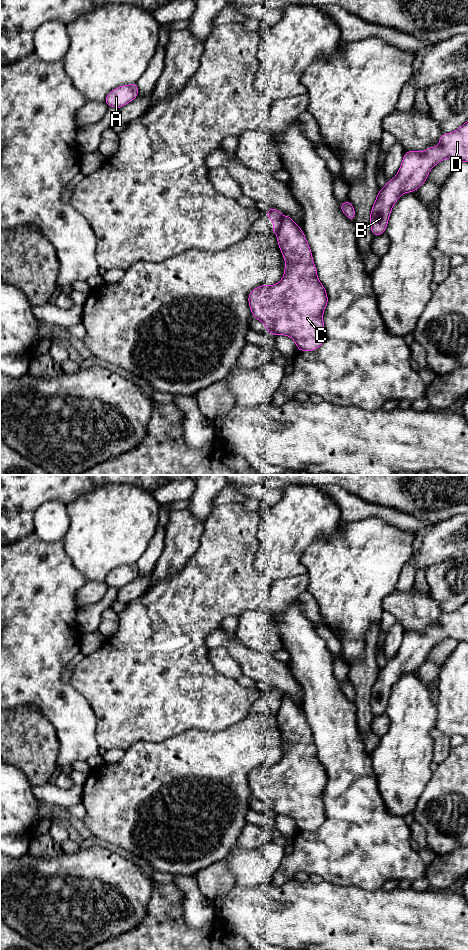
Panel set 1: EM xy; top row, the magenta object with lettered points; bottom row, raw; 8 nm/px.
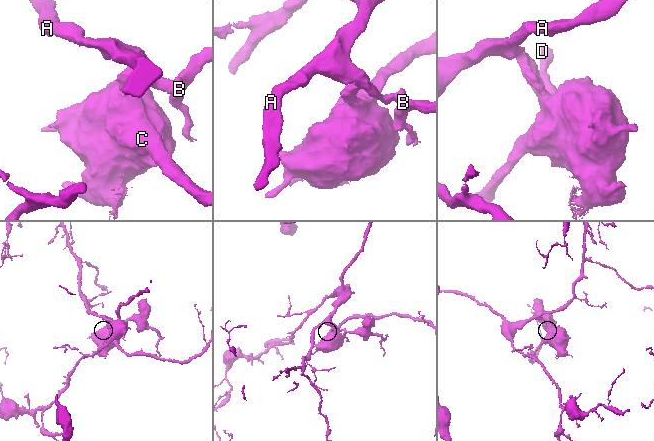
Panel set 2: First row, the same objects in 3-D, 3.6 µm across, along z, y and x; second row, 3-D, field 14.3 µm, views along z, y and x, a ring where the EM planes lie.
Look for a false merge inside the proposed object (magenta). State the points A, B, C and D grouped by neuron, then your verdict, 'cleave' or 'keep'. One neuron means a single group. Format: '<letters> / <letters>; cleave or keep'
A B D / C; cleave

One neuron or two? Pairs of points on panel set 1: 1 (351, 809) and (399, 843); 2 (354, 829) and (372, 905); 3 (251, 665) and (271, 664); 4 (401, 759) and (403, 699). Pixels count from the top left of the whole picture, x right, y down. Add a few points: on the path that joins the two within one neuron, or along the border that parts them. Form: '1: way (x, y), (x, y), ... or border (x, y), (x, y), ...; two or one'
1: way (363, 821), (381, 839), (387, 841); one
2: border (345, 885), (355, 885), (368, 890), (382, 888); two
3: way (256, 665), (266, 665); one
4: way (403, 744), (403, 714); one

